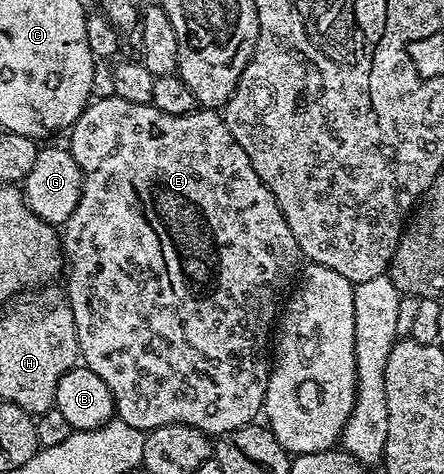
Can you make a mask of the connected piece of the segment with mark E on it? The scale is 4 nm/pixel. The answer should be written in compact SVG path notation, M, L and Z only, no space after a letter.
M113 95L92 99L77 122L71 125L69 135L71 157L83 171L83 190L77 210L73 210L67 223L62 225L61 247L65 280L67 276L65 291L67 302L73 310L73 326L77 330L82 363L93 370L93 374L97 374L105 386L109 386L115 399L115 416L129 426L150 430L170 424L184 424L212 438L244 428L258 417L255 415L263 412L269 375L269 345L281 312L283 291L292 287L301 268L297 238L293 238L293 230L289 230L289 222L285 222L273 194L265 182L257 178L257 170L253 170L249 154L237 146L237 138L229 134L229 126L215 110L196 110L174 116L165 114L165 110L157 110L152 104L125 102L125 98Z

